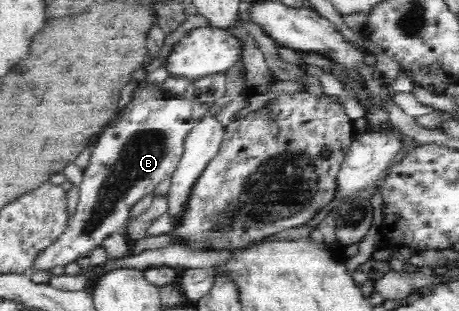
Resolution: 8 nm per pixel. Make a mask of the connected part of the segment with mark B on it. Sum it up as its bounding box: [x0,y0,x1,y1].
[23,85,207,273]

